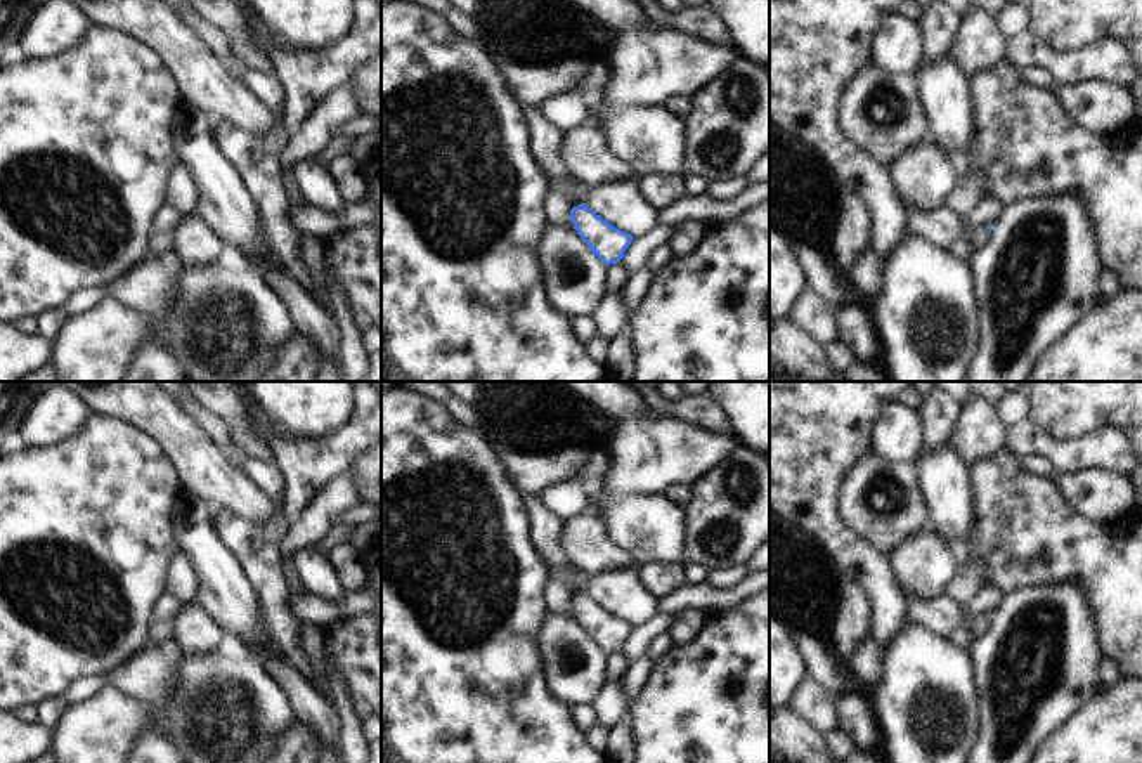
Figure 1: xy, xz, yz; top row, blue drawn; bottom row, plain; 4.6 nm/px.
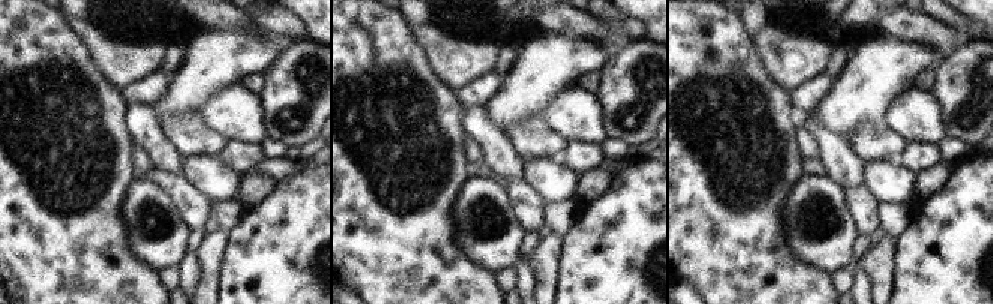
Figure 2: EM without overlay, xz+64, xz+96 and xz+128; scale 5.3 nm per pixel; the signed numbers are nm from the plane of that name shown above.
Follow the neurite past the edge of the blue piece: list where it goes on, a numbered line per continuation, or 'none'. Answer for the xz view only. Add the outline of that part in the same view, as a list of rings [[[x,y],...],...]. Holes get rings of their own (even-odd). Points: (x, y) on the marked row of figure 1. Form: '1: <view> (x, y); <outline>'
none

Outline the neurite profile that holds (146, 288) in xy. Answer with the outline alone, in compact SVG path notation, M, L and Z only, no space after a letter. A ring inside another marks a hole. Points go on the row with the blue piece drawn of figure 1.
M173 250L158 257L146 257L111 283L113 298L135 312L158 317L182 269L184 264Z

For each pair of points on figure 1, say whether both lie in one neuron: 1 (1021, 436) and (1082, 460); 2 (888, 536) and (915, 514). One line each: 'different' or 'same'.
1: same
2: same

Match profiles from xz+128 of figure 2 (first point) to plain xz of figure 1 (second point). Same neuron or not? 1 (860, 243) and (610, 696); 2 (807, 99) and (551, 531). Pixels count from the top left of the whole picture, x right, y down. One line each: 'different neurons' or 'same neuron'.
1: different neurons
2: different neurons

